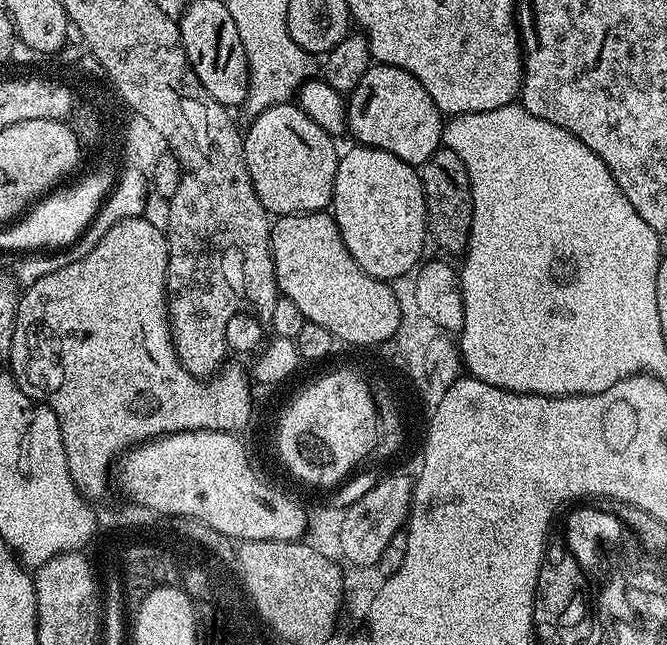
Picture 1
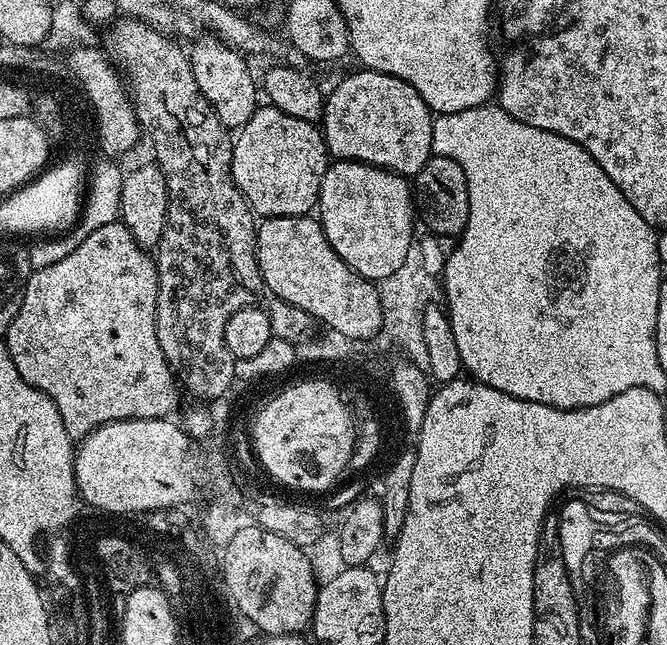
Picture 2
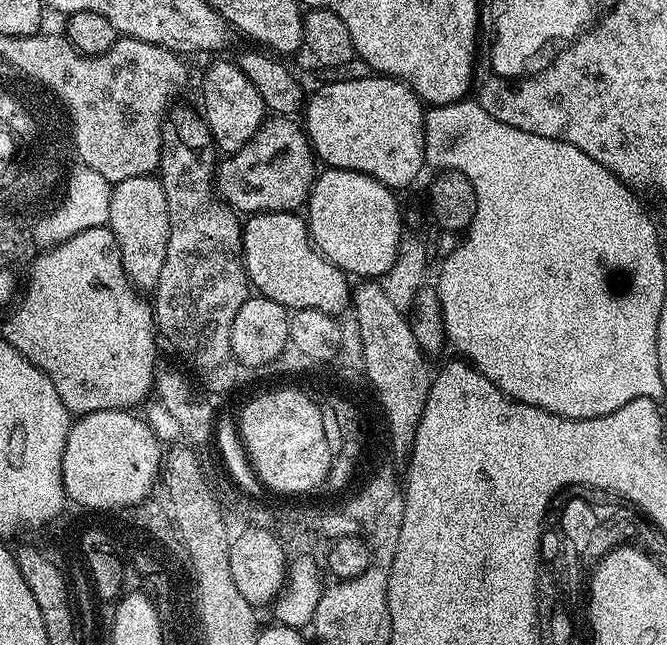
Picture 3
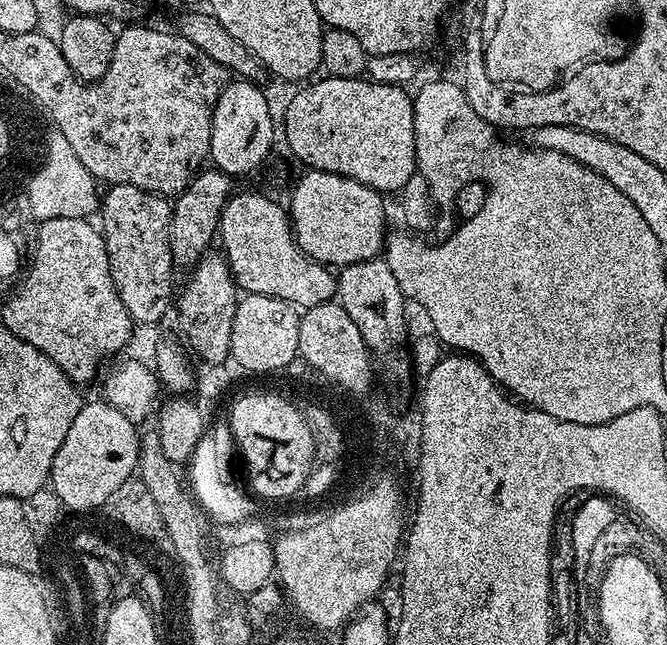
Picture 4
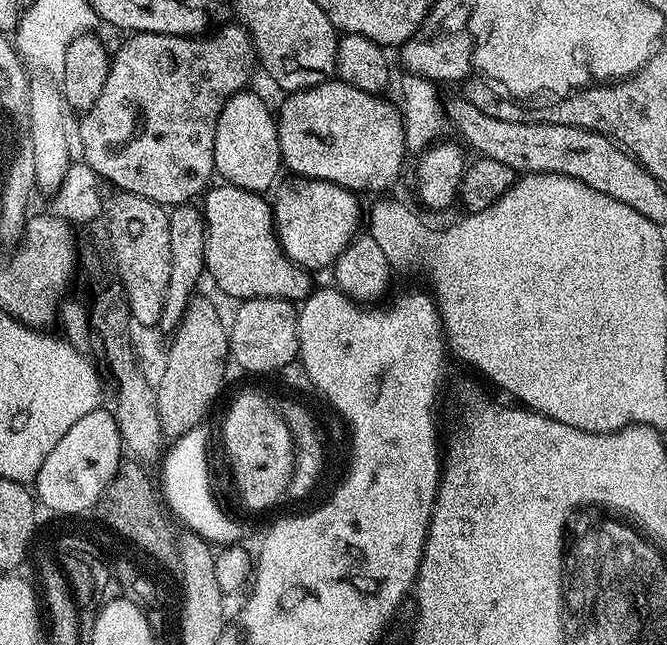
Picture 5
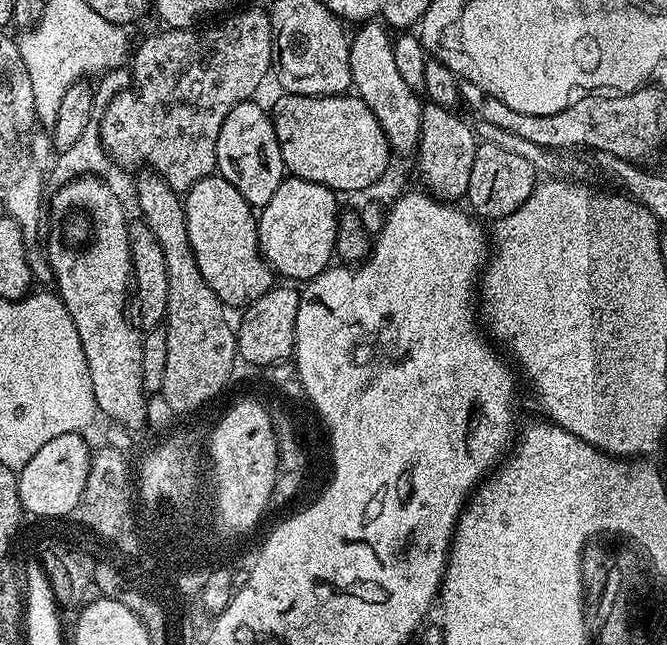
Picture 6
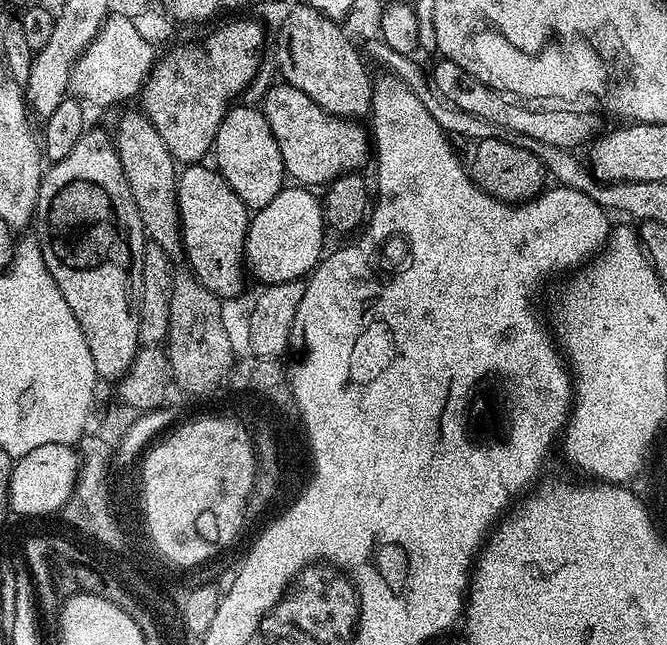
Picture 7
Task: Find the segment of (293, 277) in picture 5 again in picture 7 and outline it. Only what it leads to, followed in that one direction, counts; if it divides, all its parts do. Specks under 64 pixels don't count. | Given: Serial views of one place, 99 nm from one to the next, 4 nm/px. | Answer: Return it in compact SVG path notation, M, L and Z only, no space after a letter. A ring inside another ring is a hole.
M207 163L189 164L176 181L178 210L180 211L180 238L184 242L184 260L193 276L197 276L221 301L229 302L244 288L246 265L244 247L250 210L230 190L215 167Z

